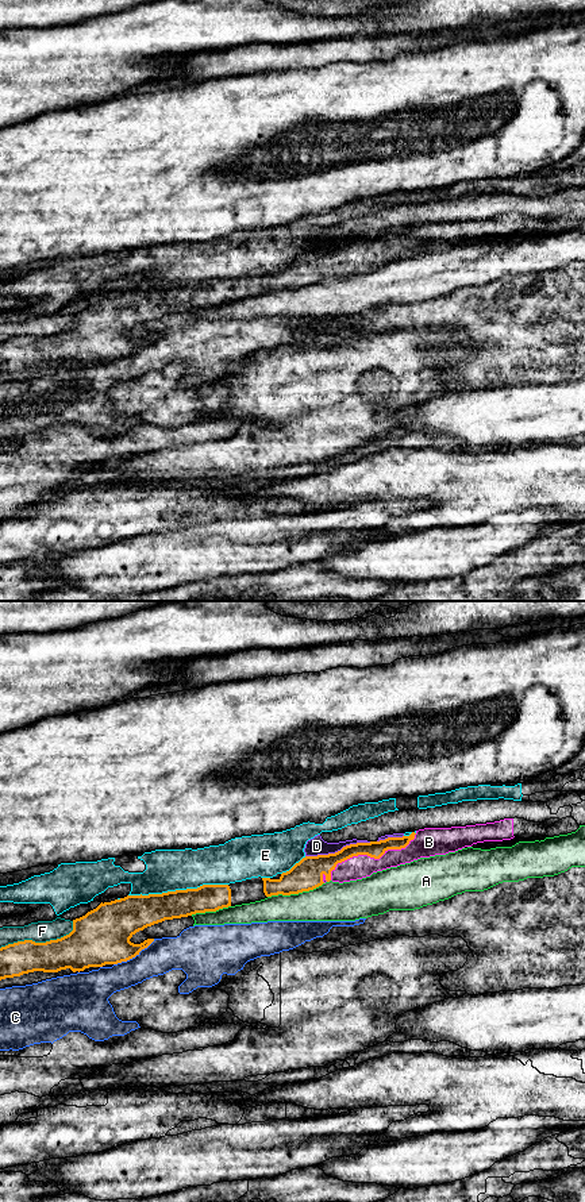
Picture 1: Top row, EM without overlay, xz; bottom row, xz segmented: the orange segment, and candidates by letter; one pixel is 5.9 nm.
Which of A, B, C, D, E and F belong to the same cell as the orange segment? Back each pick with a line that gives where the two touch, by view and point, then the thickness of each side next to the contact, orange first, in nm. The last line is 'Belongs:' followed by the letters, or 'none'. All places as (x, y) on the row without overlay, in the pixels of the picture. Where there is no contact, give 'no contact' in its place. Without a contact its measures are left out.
B: xz (369, 250) | 100/140 nm
Belongs: B

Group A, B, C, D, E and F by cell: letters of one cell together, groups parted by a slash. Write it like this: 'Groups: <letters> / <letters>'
Groups: A / B / C / D E / F

